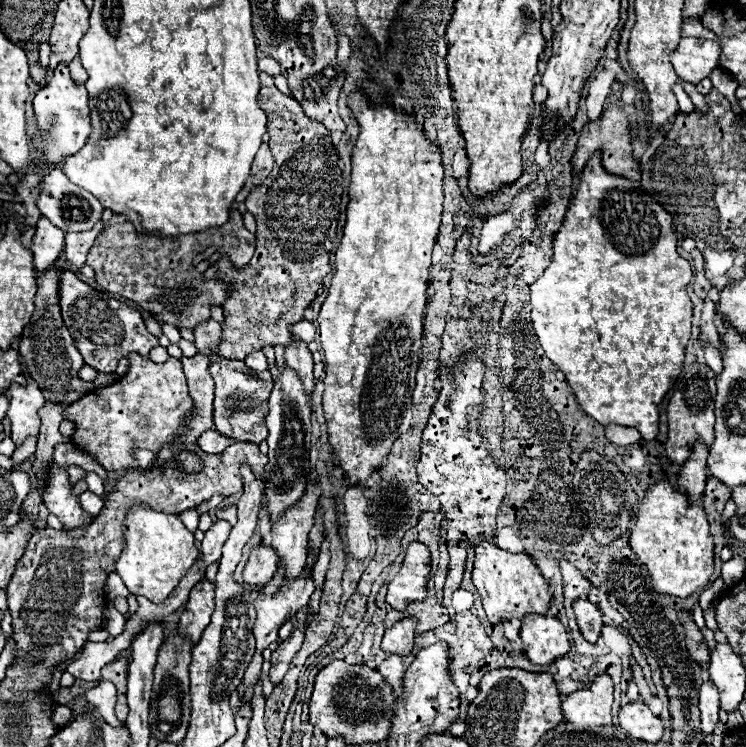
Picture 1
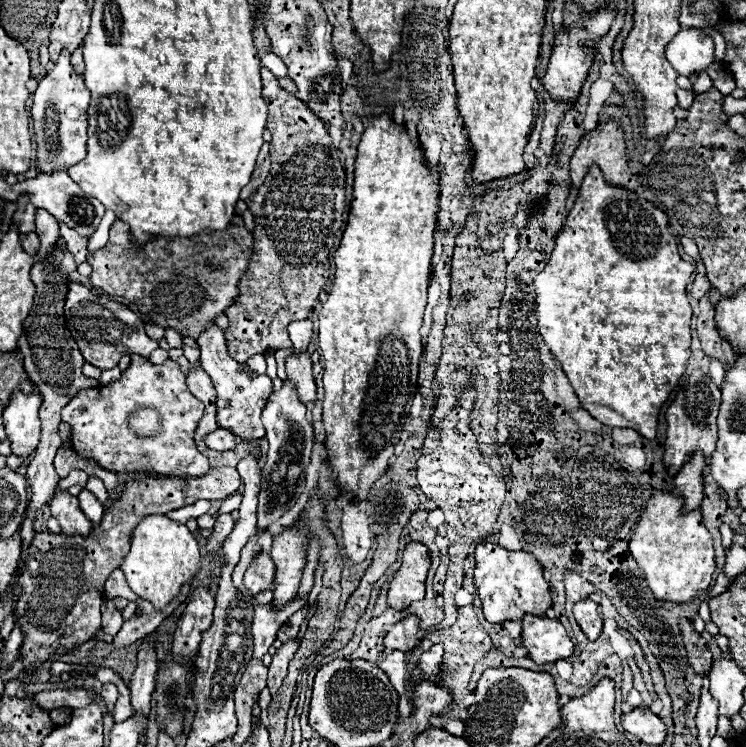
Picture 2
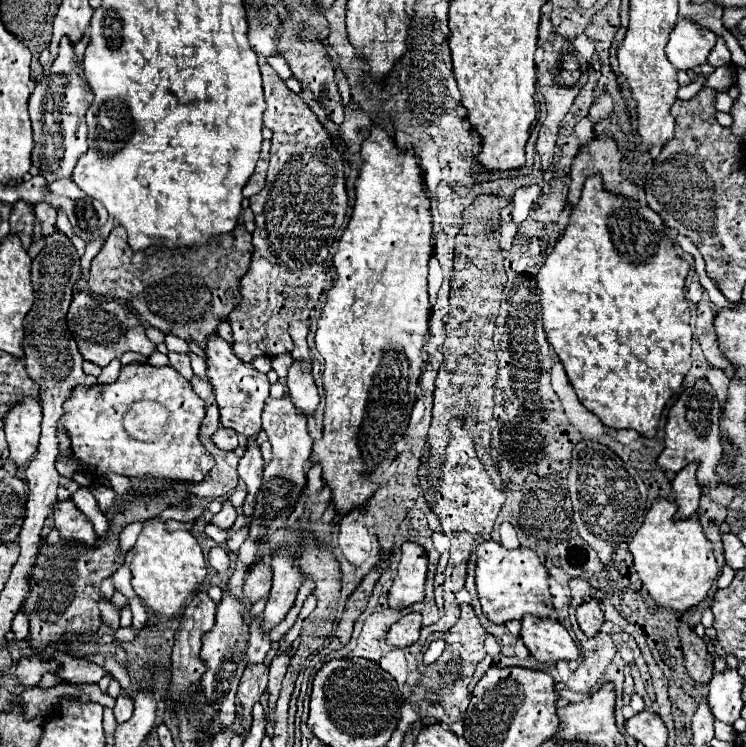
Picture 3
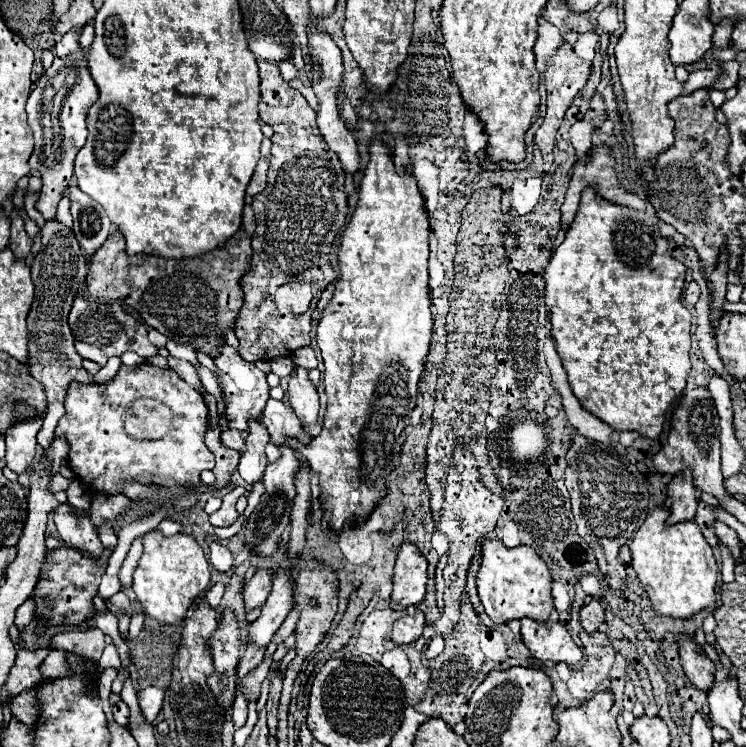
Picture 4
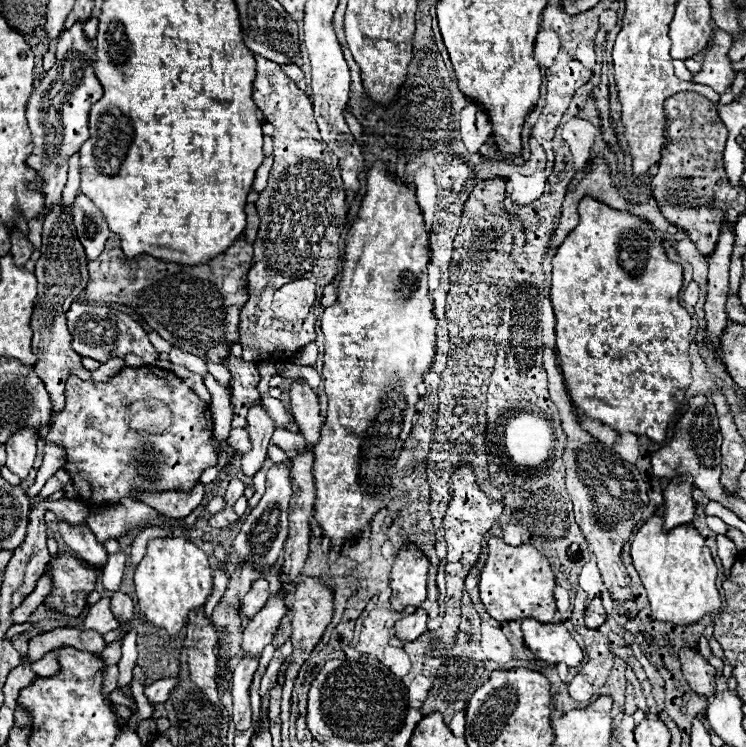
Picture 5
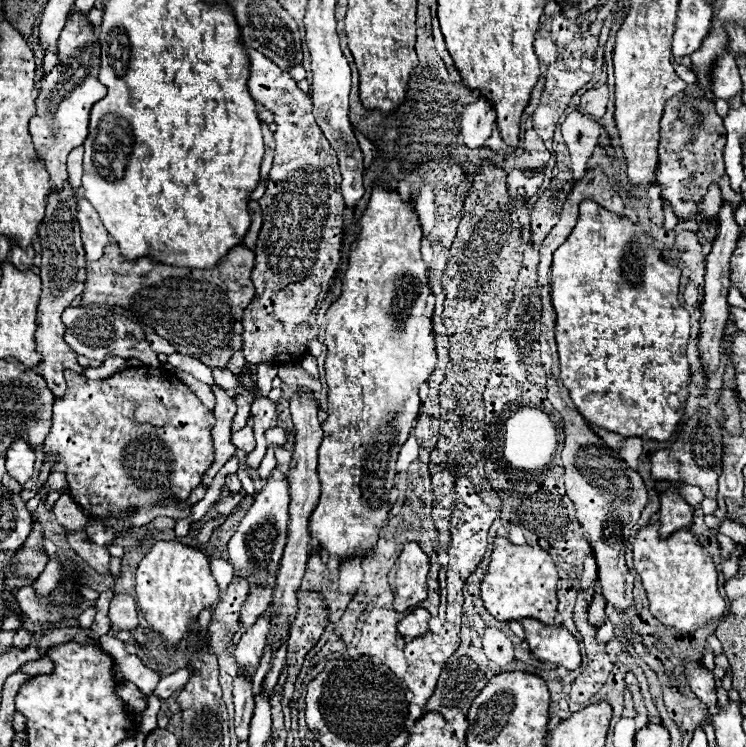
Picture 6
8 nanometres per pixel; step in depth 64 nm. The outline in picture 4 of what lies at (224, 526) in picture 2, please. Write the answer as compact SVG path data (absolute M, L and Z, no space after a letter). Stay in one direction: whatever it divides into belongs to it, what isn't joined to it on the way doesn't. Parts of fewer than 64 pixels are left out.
M234 486L224 498L222 498L222 508L212 514L212 526L230 526L236 522L238 512L236 512L236 500L244 494L246 490L240 486Z

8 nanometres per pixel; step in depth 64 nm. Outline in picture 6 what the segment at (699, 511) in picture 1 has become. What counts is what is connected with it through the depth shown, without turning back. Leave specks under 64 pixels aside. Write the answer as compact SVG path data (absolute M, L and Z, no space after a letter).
M658 522L640 528L632 544L634 568L642 578L654 618L684 634L694 632L708 620L720 620L724 616L726 602L716 588L718 572L708 550L704 550L700 540L688 528L676 530L668 538L662 538L658 528Z

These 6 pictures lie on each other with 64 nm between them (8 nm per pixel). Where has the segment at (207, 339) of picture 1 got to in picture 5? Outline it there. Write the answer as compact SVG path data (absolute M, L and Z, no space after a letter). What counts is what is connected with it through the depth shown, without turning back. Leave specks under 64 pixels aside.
M228 354L224 358L222 366L230 370L230 402L234 410L232 428L246 428L246 414L252 406L258 406L262 402L262 394L258 392L260 384L260 372L254 362L244 362L242 358L236 358Z

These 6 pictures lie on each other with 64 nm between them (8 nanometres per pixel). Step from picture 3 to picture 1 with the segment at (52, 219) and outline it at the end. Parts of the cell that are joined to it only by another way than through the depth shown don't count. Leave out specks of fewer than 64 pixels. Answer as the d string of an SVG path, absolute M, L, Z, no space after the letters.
M40 216L36 234L32 238L36 272L48 270L56 262L56 258L60 256L62 250L64 250L64 232L60 228L56 228L54 224L50 224L50 220Z

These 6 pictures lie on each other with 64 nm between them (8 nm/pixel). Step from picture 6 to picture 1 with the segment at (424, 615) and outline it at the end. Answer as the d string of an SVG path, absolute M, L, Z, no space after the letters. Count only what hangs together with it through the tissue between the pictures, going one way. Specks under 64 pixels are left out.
M404 618L396 622L392 628L386 630L382 638L382 650L388 654L398 654L398 656L408 656L414 646L414 628L416 620L414 618Z

